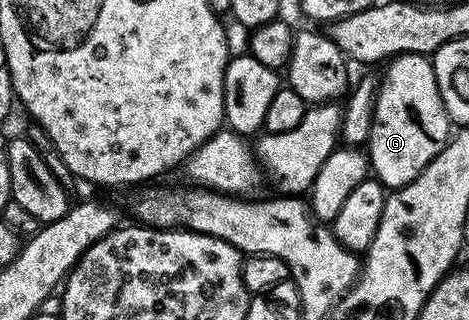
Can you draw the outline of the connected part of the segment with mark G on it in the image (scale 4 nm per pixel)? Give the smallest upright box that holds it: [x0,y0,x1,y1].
[368,52,452,190]

